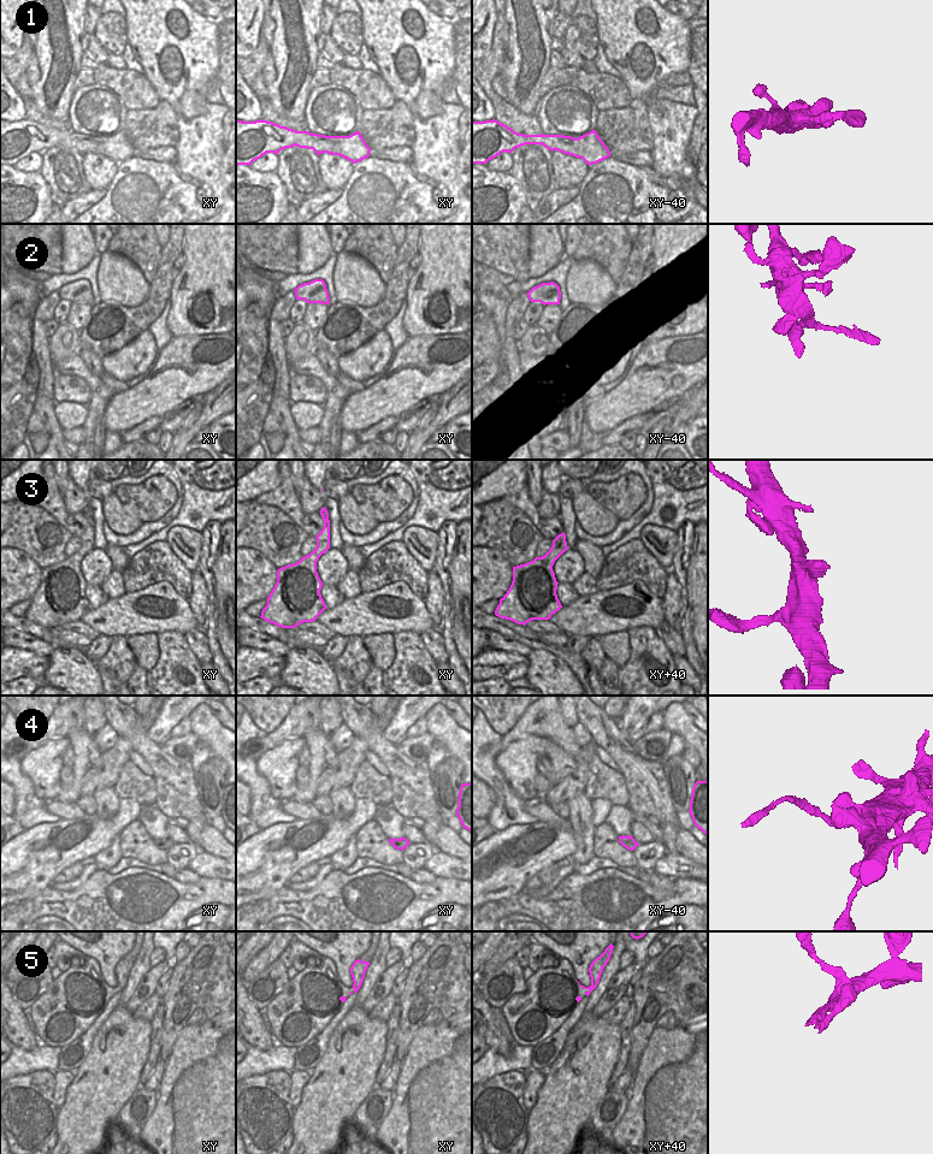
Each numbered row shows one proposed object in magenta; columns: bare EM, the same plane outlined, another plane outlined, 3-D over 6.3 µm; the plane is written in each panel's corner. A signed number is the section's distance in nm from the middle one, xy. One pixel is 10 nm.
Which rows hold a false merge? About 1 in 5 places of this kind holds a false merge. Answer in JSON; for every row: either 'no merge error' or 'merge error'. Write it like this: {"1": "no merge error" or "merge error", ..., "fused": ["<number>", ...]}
{"1": "no merge error", "2": "no merge error", "3": "no merge error", "4": "merge error", "5": "no merge error", "fused": ["4"]}

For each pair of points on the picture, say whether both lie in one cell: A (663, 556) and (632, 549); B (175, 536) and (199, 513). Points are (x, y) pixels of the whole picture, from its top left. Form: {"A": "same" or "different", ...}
{"A": "different", "B": "different"}

